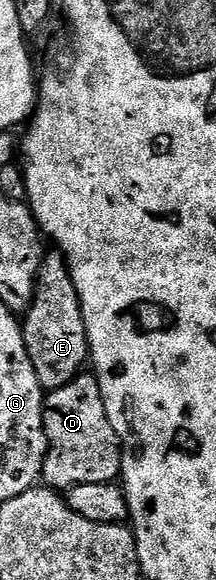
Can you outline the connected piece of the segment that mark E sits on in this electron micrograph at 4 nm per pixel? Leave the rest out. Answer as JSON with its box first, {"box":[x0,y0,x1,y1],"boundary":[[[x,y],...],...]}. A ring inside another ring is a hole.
{"box":[22,253,89,392],"boundary":[[[45,253],[44,265],[40,267],[40,275],[36,281],[36,298],[32,301],[28,313],[23,315],[22,325],[26,350],[30,352],[34,372],[38,372],[38,380],[45,392],[70,384],[70,380],[77,378],[89,365],[86,324],[72,273],[68,271],[63,254]]]}

